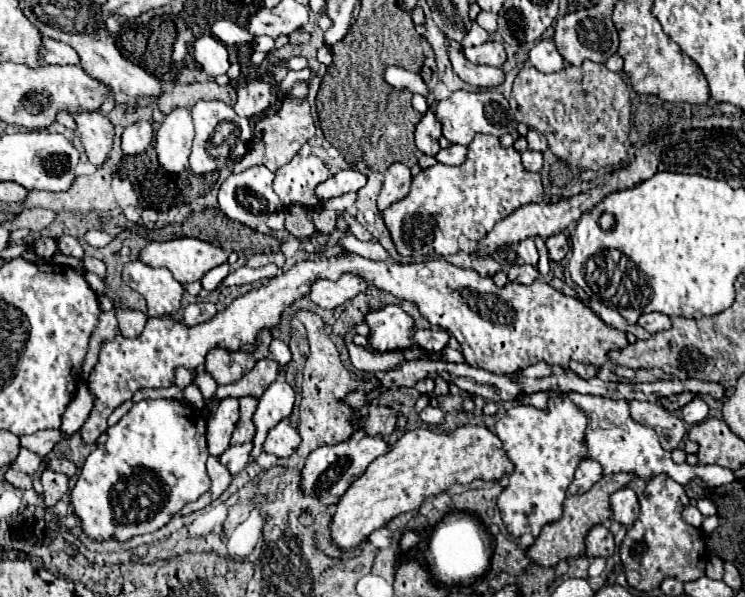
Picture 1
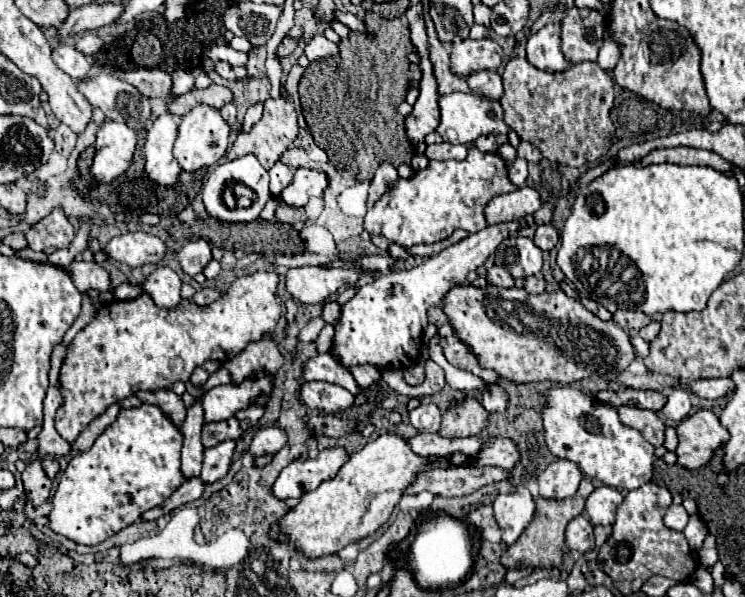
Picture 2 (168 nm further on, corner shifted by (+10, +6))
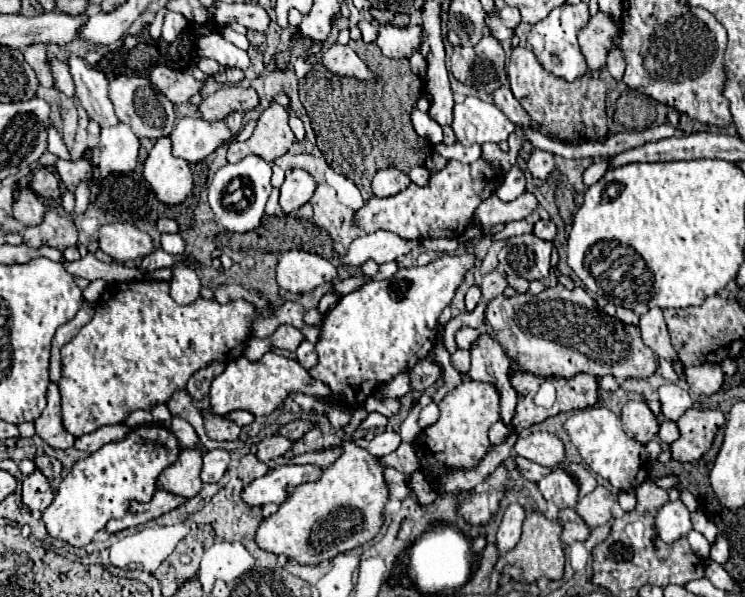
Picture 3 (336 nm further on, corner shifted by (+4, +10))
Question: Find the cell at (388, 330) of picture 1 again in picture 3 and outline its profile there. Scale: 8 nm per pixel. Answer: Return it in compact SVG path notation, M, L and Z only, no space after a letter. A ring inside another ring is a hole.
M460 254L460 256L442 256L432 260L426 266L412 266L412 268L400 268L390 280L372 280L358 288L352 294L342 296L324 316L320 338L316 342L316 354L318 354L318 364L308 370L308 374L314 380L324 382L330 390L332 396L328 398L316 398L318 402L336 402L340 400L340 406L344 408L358 408L366 402L370 392L374 392L378 386L392 382L398 374L410 372L414 364L420 358L426 358L430 350L436 344L436 334L438 334L438 316L442 310L452 302L456 288L460 286L464 272L474 264L472 254Z

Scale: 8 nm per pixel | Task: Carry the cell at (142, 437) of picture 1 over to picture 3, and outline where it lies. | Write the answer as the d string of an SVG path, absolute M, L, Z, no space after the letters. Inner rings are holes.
M158 424L138 426L124 440L102 446L72 466L54 494L54 502L42 512L48 534L76 548L90 544L94 534L104 530L108 520L124 516L132 500L148 502L152 498L156 478L166 466L178 460L178 454L180 446L176 436Z

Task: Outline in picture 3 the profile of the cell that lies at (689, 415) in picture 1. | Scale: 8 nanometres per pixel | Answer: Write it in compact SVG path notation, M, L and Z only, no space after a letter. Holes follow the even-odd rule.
M664 384L658 388L660 394L660 404L662 404L662 414L676 422L686 410L692 408L692 398L688 390L680 388L678 384Z

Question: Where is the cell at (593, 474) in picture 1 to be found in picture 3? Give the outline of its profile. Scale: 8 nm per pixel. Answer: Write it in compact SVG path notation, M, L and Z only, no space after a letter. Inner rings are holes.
M556 468L552 474L544 476L538 482L538 488L542 496L558 508L574 508L578 502L578 484L562 468Z

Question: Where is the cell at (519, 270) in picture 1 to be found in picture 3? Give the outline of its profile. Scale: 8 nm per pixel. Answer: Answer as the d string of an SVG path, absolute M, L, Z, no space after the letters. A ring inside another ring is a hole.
M494 270L494 272L486 274L486 276L482 278L482 284L480 284L482 300L488 302L488 300L492 300L494 296L500 296L500 294L504 292L506 286L508 286L508 284L506 284L506 280L504 280L504 276L502 276L500 272Z

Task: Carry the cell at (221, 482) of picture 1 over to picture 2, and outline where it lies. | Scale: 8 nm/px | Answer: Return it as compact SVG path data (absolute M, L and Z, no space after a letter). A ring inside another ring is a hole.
M192 476L192 480L186 480L186 482L166 500L164 510L170 512L170 510L174 510L174 508L178 508L178 506L182 506L182 504L186 504L186 502L192 502L192 500L200 498L202 492L204 492L204 488L206 488L206 482L202 482L200 476Z

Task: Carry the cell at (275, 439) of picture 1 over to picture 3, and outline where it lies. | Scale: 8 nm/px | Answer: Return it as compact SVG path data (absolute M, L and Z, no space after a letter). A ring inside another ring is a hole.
M268 436L258 444L258 452L256 458L264 464L272 464L274 458L284 456L288 450L292 448L292 442L284 436Z

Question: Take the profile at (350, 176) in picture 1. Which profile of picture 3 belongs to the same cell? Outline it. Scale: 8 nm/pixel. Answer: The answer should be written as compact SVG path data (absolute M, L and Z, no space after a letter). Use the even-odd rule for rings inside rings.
M292 170L286 174L284 184L280 186L280 208L284 214L290 214L292 210L298 210L302 204L306 204L314 194L314 180L304 170Z

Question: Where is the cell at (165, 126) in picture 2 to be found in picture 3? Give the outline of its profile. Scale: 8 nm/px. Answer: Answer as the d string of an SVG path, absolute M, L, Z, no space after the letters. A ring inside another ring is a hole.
M158 138L144 162L144 178L160 202L174 206L192 192L192 172L188 162L172 156L170 150L170 140Z

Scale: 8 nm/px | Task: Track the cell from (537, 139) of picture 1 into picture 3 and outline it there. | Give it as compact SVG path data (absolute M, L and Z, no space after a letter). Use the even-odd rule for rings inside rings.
M534 150L534 152L530 154L528 170L530 170L530 174L532 174L534 178L538 178L538 180L546 180L546 178L552 174L554 168L556 168L556 164L554 164L554 156L552 156L550 152Z

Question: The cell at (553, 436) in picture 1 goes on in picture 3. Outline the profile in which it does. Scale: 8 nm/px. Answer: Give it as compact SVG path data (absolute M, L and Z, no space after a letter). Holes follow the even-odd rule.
M510 504L502 516L498 534L496 534L496 548L500 554L506 554L512 550L522 534L522 522L524 522L526 510L520 504Z

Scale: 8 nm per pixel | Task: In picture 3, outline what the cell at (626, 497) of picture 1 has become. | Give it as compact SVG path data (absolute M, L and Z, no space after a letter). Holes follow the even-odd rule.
M598 486L594 492L582 496L576 504L578 516L588 524L588 528L604 526L612 516L612 506L616 504L616 496L610 494L604 486Z

